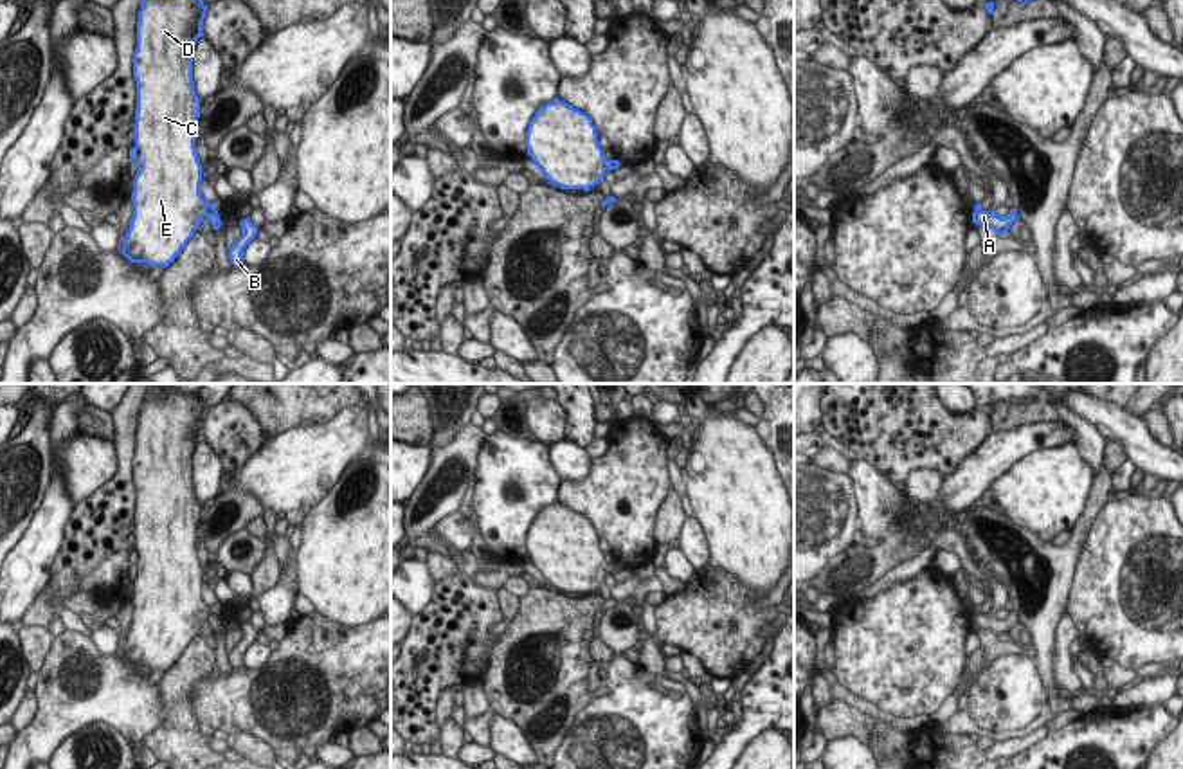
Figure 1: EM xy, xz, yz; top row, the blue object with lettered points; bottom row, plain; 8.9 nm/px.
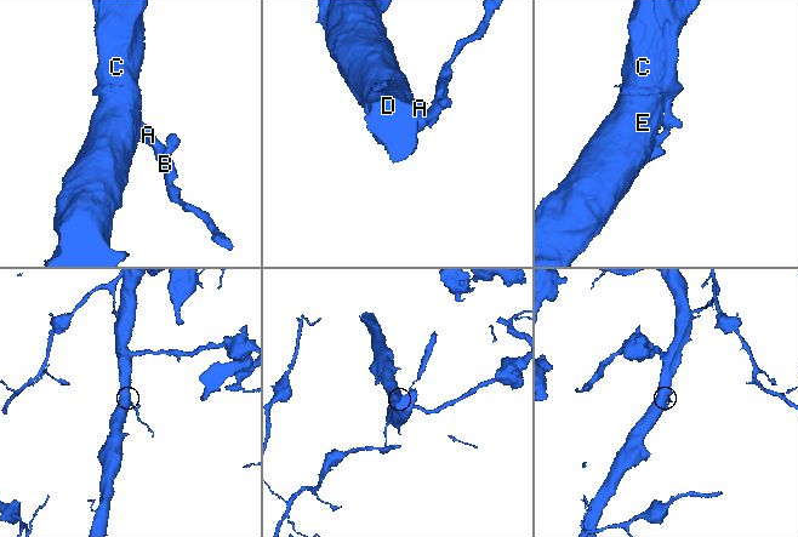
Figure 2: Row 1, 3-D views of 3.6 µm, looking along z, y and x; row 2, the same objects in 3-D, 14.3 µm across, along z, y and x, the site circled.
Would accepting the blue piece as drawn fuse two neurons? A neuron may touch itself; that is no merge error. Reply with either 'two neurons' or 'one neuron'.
two neurons

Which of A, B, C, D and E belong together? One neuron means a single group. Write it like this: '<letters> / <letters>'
A B / C D E

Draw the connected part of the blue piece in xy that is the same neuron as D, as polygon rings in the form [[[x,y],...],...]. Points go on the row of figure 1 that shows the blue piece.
[[[140,0],[133,77],[137,79],[133,216],[122,256],[167,267],[212,209],[200,195],[196,155],[200,99],[193,49],[202,36],[203,0]]]

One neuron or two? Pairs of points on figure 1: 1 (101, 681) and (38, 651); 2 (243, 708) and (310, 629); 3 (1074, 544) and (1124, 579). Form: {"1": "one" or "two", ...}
{"1": "two", "2": "one", "3": "two"}

